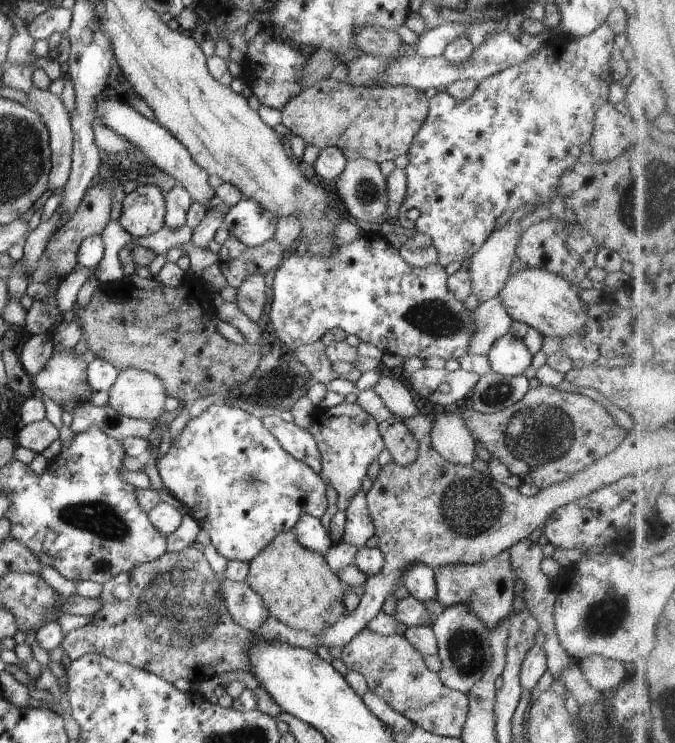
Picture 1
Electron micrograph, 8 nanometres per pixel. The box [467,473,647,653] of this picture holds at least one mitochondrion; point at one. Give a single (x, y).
(608, 614)

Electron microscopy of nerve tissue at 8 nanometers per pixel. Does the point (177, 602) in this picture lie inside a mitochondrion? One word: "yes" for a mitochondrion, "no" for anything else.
yes

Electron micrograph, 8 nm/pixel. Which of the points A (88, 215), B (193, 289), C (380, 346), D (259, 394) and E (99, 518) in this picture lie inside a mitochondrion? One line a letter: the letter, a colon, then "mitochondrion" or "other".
A: other
B: other
C: other
D: other
E: mitochondrion

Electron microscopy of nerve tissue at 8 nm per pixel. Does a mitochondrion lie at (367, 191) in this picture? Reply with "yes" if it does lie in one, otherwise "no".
yes

